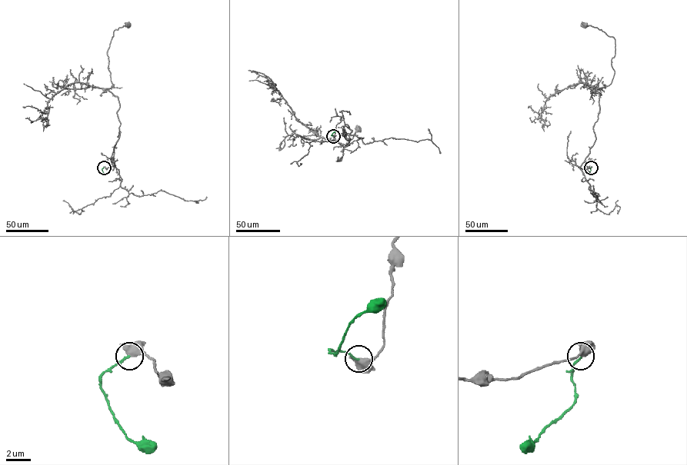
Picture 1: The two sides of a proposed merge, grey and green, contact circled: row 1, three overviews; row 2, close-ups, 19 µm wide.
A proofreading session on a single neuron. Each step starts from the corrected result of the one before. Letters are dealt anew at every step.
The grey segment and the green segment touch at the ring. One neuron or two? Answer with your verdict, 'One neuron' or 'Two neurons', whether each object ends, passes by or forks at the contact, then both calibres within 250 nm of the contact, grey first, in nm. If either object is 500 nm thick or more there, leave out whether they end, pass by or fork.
One neuron. At the ring grey forks. At the ring green ends. Thickness 380 nm (grey) against 150 nm

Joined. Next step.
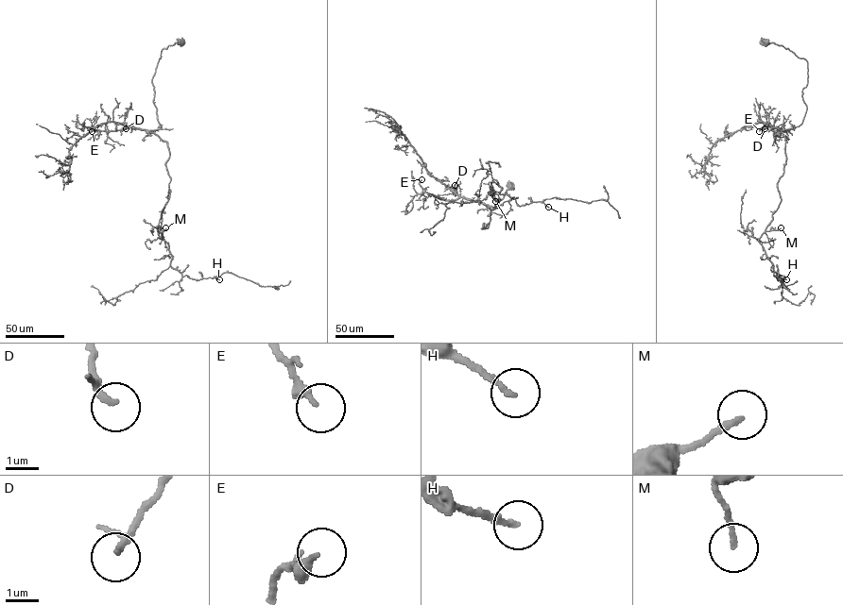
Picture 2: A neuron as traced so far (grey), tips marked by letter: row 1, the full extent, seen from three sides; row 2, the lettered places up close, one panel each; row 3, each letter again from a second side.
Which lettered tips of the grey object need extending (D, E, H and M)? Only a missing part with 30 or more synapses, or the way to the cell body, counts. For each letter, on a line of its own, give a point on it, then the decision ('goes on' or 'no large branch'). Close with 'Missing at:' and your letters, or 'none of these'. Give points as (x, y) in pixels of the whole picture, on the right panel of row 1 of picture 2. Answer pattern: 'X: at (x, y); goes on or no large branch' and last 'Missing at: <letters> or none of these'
D: at (765, 128); no large branch
E: at (759, 131); no large branch
H: at (786, 279); no large branch
M: at (781, 227); goes on
Missing at: M

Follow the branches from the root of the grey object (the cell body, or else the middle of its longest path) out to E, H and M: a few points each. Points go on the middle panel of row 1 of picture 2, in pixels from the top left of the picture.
E: (510, 187), (482, 228), (490, 210), (462, 197), (439, 199), (422, 188), (421, 179)
H: (510, 187), (481, 228), (490, 210), (478, 201), (499, 207), (493, 179), (519, 206), (548, 207)
M: (510, 187), (482, 228), (490, 210), (478, 201), (499, 207), (492, 186), (495, 201)

